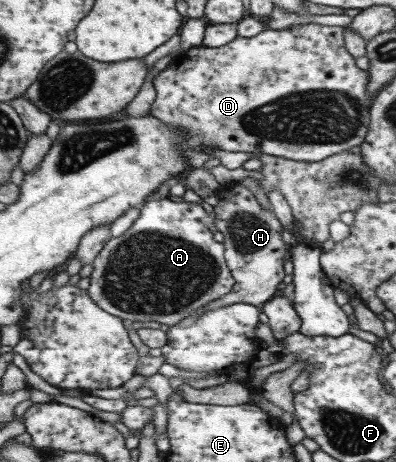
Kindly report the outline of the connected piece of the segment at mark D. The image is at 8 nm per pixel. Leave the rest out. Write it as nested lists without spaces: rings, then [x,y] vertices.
[[[317,23],[291,25],[283,29],[264,28],[253,38],[237,36],[233,41],[219,48],[207,48],[207,46],[193,47],[179,52],[173,57],[169,66],[159,72],[153,84],[155,84],[156,97],[151,106],[150,114],[157,117],[163,124],[185,130],[187,132],[187,144],[189,148],[197,150],[201,146],[219,146],[221,150],[229,152],[262,152],[271,156],[278,156],[284,159],[317,162],[333,156],[334,154],[348,151],[353,146],[359,146],[369,131],[371,123],[370,110],[373,104],[373,94],[369,94],[369,72],[357,68],[356,61],[346,49],[344,41],[344,27],[331,25],[325,26]]]

